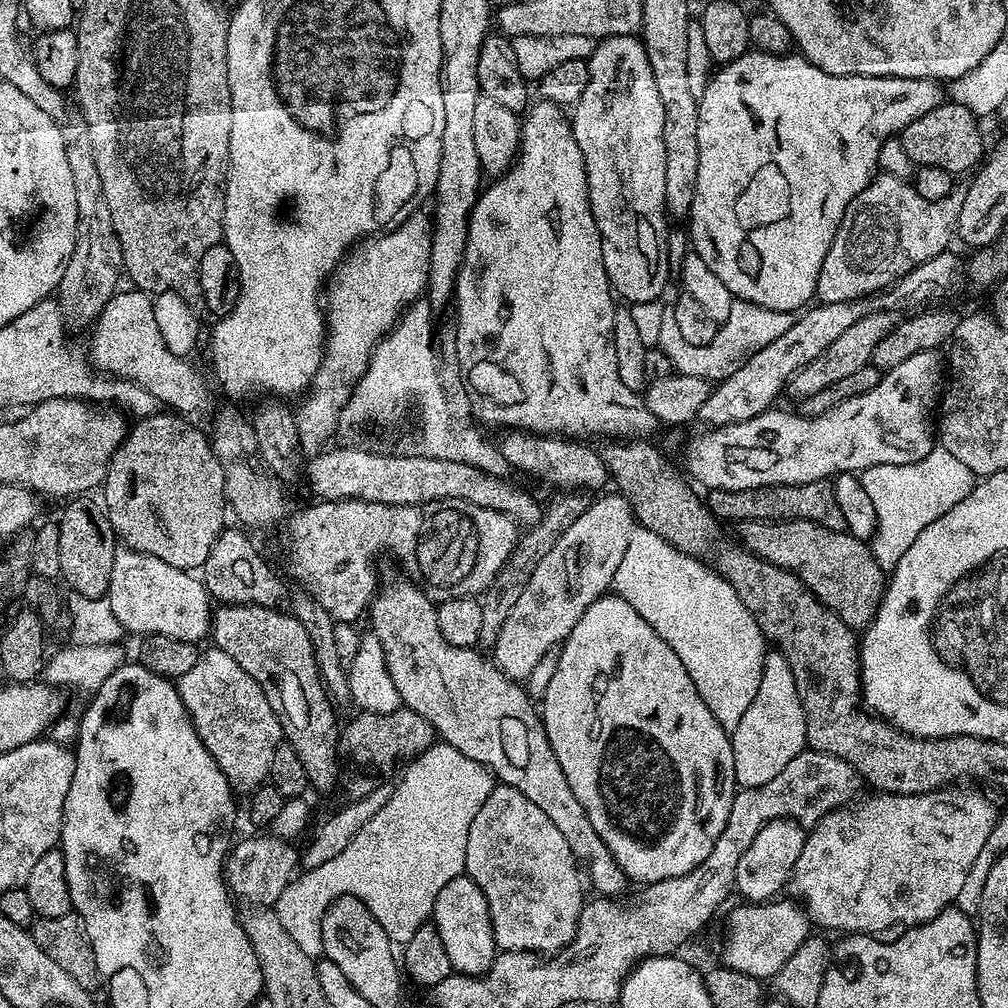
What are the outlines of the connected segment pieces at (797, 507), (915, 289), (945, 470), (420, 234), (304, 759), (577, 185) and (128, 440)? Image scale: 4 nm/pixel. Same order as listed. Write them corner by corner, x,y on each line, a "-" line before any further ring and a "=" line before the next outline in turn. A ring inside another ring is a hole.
815,480
805,484
771,484
750,490
711,489
706,496
706,506
718,514
721,521
733,520
809,520
818,526
844,528
842,510
838,510
828,480
=
945,250
922,262
875,296
864,296
860,300
833,304
820,302
817,303
817,308
809,307
801,311
794,326
790,326
790,330
786,330
782,338
774,338
770,346
762,346
762,350
753,352
742,366
738,366
738,370
734,370
734,374
730,374
713,387
700,408
699,419
705,420
708,423
705,425
708,426
737,424
769,411
775,405
772,403
779,398
780,391
789,387
792,377
810,362
814,362
814,358
818,358
822,350
827,350
834,342
838,342
838,338
842,338
843,332
849,326
854,326
858,318
866,318
866,314
871,312
899,309
899,304
904,304
907,300
924,300
927,296
948,292
959,282
960,276
962,280
962,260
960,264
959,258
952,250
=
939,446
933,447
932,452
918,462
870,466
859,473
859,478
862,486
866,486
866,494
870,494
870,502
874,502
874,514
878,514
878,526
870,547
878,566
886,574
892,573
898,562
902,562
902,554
910,550
914,538
918,538
930,522
942,518
946,510
954,510
978,482
970,466
958,462
950,450
=
422,210
405,217
393,230
367,237
357,243
344,257
326,284
326,339
324,357
319,370
303,397
304,405
295,413
300,431
300,451
309,457
316,456
329,447
331,438
338,432
340,415
351,398
356,384
362,378
370,362
376,343
394,327
401,312
409,304
416,303
425,295
428,286
430,246
432,245
431,217
=
226,604
215,609
210,640
262,686
262,694
266,694
266,702
270,702
282,726
284,740
306,769
309,785
320,792
334,787
336,771
342,768
338,759
342,728
339,723
336,725
333,701
320,681
316,651
306,634
306,626
284,610
=
543,98
523,113
520,126
520,150
518,159
503,176
495,177
492,185
485,187
476,200
468,219
466,250
456,275
456,364
459,379
468,391
473,417
481,425
489,424
499,430
519,430
537,434
559,434
564,438
588,438
584,436
608,436
604,438
648,438
658,428
654,414
650,414
641,393
632,392
622,378
618,378
618,358
614,354
614,314
618,307
614,299
612,283
608,281
602,258
602,242
594,214
590,210
586,162
578,142
574,142
572,121
559,104
551,104
=
157,410
151,416
137,419
136,425
127,429
123,442
108,463
108,473
102,485
102,507
123,547
162,558
162,562
170,562
170,566
175,568
200,570
210,554
210,546
214,546
226,527
225,465
214,454
205,429
203,432
195,428
188,420
191,419
168,410

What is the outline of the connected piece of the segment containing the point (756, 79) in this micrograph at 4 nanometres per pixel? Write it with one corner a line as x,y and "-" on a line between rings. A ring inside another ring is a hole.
749,50
742,58
717,67
713,71
706,90
698,97
698,186
694,190
694,202
690,213
690,244
694,251
718,274
726,290
732,292
737,300
754,302
763,308
779,312
799,313
809,303
808,299
816,296
818,274
822,262
826,262
826,250
838,234
838,226
850,206
850,202
877,175
880,163
878,154
887,140
893,139
914,118
930,114
942,103
942,88
937,81
919,80
918,78
894,78
893,76
835,76
826,74
799,54
775,56
765,52

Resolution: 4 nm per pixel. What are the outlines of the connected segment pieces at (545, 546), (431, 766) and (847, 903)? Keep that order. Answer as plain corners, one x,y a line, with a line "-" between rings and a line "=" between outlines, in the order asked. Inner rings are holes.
579,489
558,490
552,495
554,496
550,502
548,504
546,502
544,509
541,511
539,522
531,525
525,531
527,533
525,535
523,533
517,539
515,550
512,551
510,558
498,575
495,576
494,582
487,591
481,595
482,621
478,642
481,649
490,650
495,647
498,636
502,632
502,627
506,624
506,618
509,617
514,604
518,602
518,597
526,588
530,576
534,574
535,567
543,558
546,558
547,552
551,551
551,547
573,524
574,519
585,513
592,501
591,495
587,491
=
443,742
433,743
431,748
421,752
407,765
404,777
395,781
390,798
343,850
330,858
330,862
322,862
322,866
304,868
288,881
286,890
278,894
278,902
274,911
278,922
286,929
286,934
294,938
294,943
307,954
316,958
324,951
322,942
322,918
326,910
340,896
355,896
368,907
370,914
386,930
388,939
393,945
403,946
414,938
421,926
429,923
434,902
442,891
442,886
454,878
465,875
466,838
470,834
470,822
474,822
474,814
482,810
482,802
492,793
494,777
489,769
478,762
466,758
466,754
458,754
454,746
=
945,786
937,788
935,792
919,792
913,796
872,794
876,796
868,796
865,800
857,799
845,807
834,808
827,812
805,835
802,854
798,854
798,862
794,866
790,881
790,892
791,888
793,892
791,895
802,902
811,923
820,924
827,918
828,900
832,900
832,924
840,934
884,934
887,928
892,928
895,924
904,924
900,926
924,924
927,920
933,920
943,908
949,907
955,901
952,899
967,886
968,875
971,874
976,859
983,854
984,847
987,846
988,839
996,828
996,808
992,805
991,798
983,796
979,792
981,791
979,787
976,787
977,789
964,787
968,786

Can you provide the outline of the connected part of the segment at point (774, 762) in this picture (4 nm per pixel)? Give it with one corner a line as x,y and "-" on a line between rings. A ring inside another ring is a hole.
772,650
764,657
762,682
758,682
758,694
746,710
738,730
731,732
734,750
734,774
740,788
766,786
770,778
775,778
792,759
805,751
808,735
806,734
806,714
790,670
790,662
779,650

